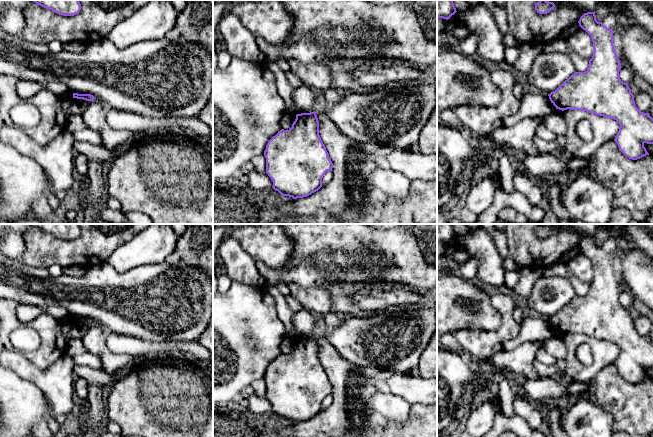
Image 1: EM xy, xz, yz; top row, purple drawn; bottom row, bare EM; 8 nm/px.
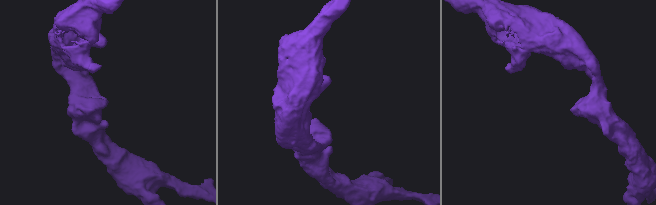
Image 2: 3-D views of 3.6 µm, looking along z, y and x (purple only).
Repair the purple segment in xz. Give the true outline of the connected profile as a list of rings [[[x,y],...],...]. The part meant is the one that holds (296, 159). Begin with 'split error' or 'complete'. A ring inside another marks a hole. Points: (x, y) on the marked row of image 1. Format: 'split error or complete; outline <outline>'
complete; outline [[[316,112],[301,113],[289,130],[281,129],[267,143],[264,151],[266,173],[273,182],[273,189],[283,197],[303,198],[322,187],[322,178],[332,171],[333,163],[319,135],[319,121]]]

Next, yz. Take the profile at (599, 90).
complete; outline [[[595,11],[584,13],[578,23],[591,36],[593,56],[585,72],[575,72],[555,91],[548,94],[551,103],[562,111],[582,110],[616,120],[620,127],[614,141],[619,150],[632,160],[649,155],[644,144],[653,144],[653,118],[636,107],[631,89],[619,78],[622,66],[613,45],[614,31],[596,20]]]

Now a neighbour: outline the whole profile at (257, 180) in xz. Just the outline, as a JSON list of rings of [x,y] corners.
[[[255,169],[248,174],[247,183],[255,190],[271,189],[273,182],[266,172],[258,172]]]

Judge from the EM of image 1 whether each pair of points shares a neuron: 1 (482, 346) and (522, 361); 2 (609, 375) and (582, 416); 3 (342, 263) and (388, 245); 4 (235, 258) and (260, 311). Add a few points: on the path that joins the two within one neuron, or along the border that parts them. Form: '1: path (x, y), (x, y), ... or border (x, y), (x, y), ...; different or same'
1: border (493, 351), (482, 361); different
2: border (590, 396), (598, 405), (611, 414); different
3: path (353, 255), (377, 255); same
4: border (232, 279), (262, 288); different

